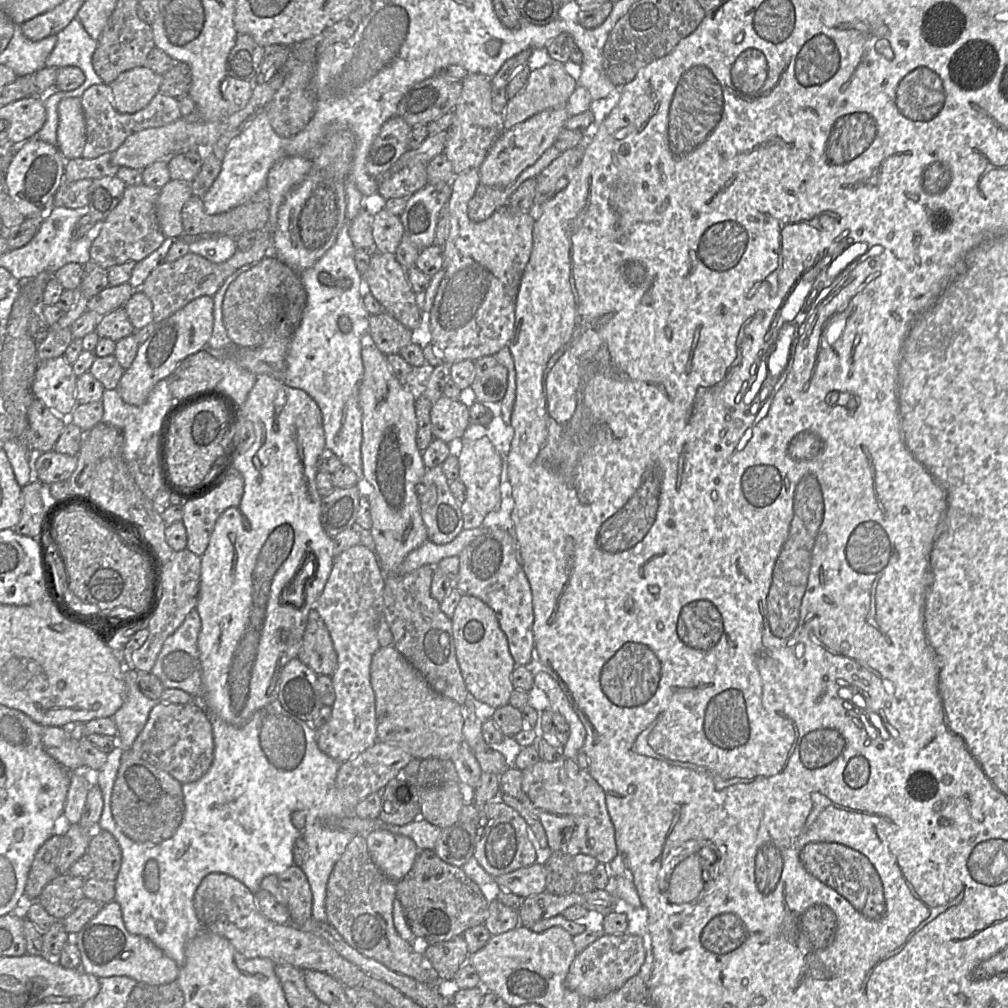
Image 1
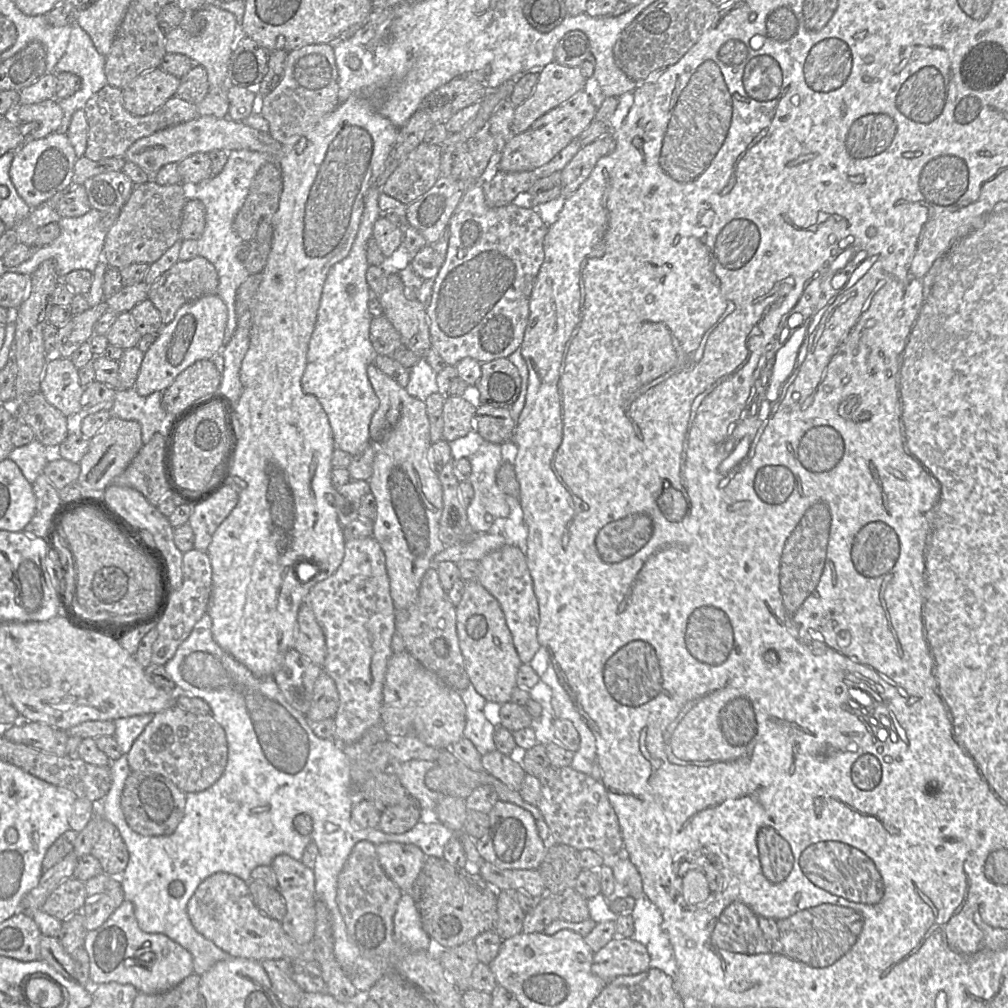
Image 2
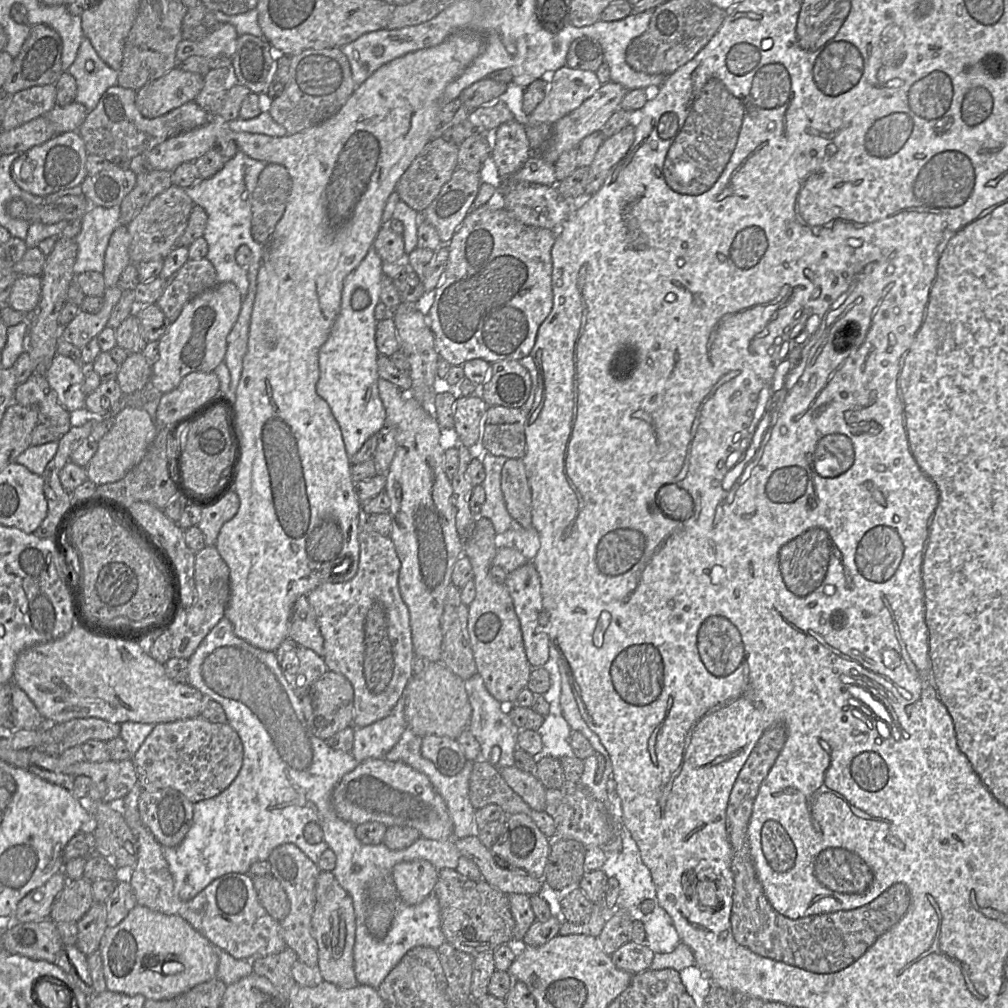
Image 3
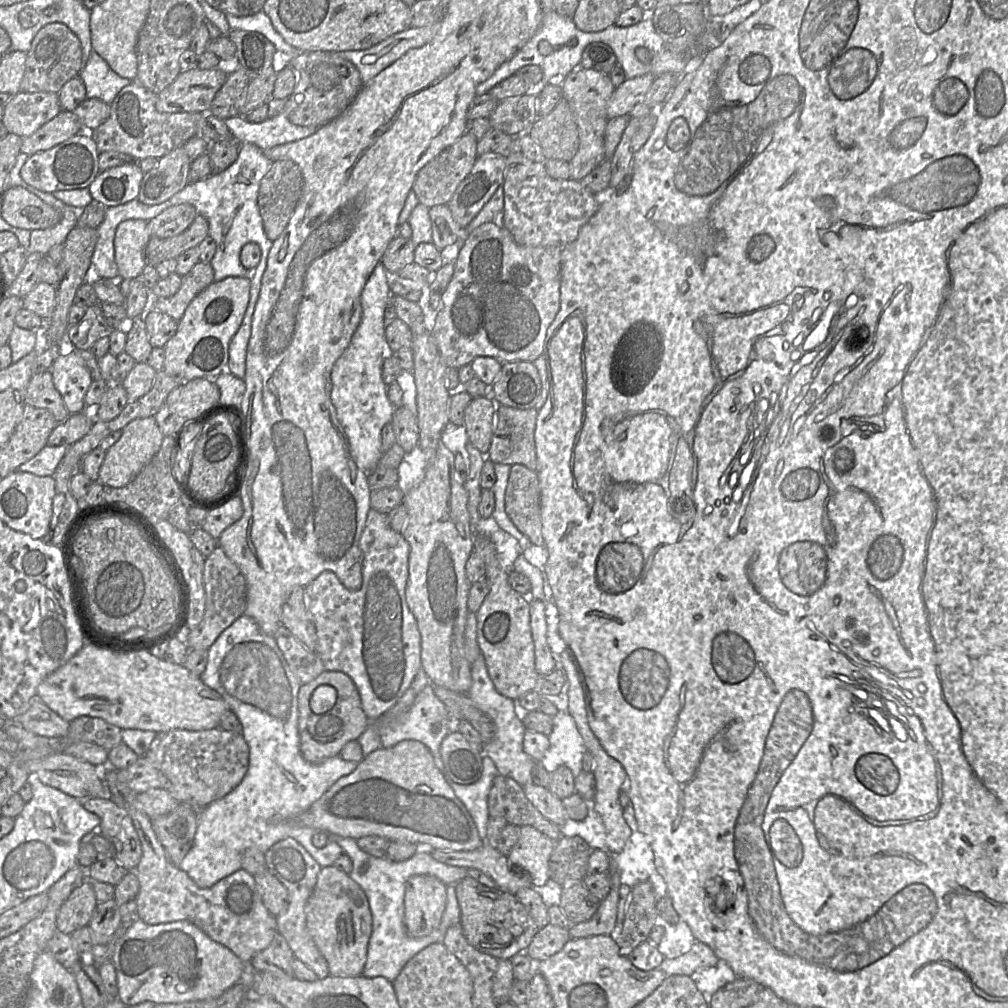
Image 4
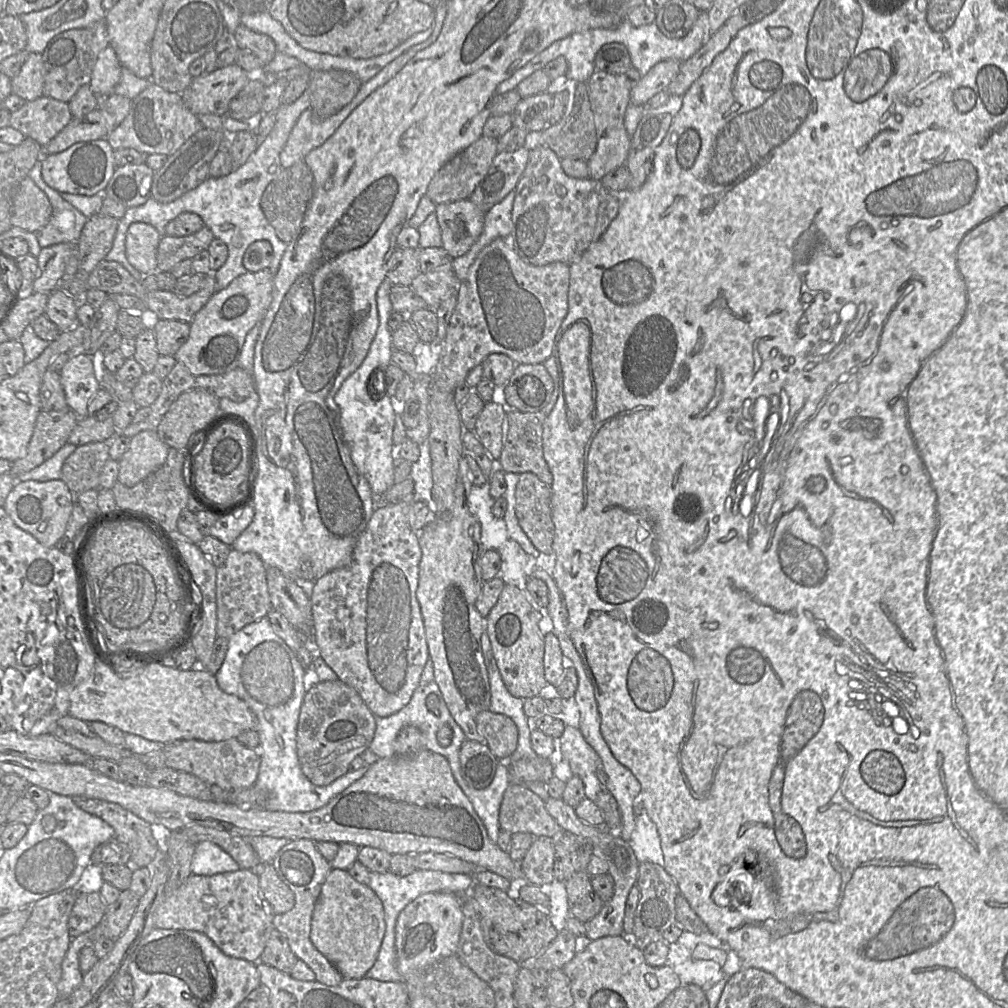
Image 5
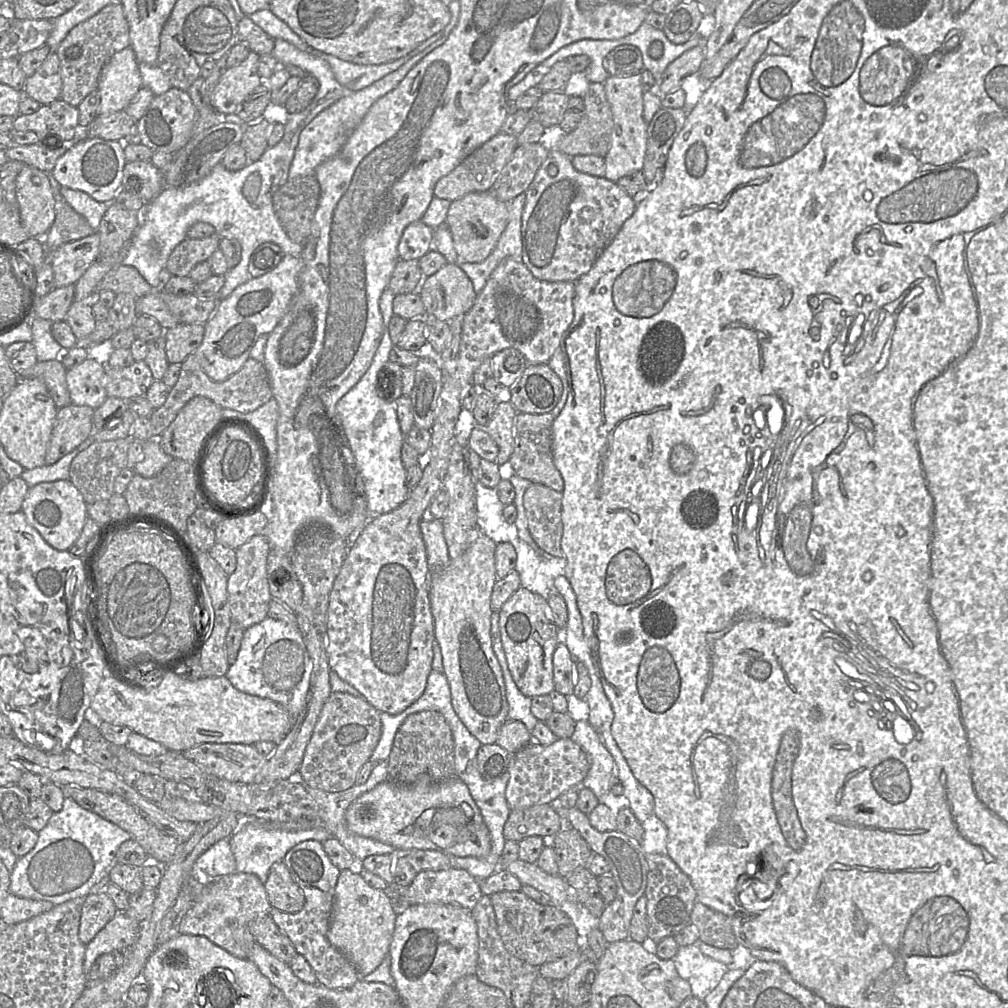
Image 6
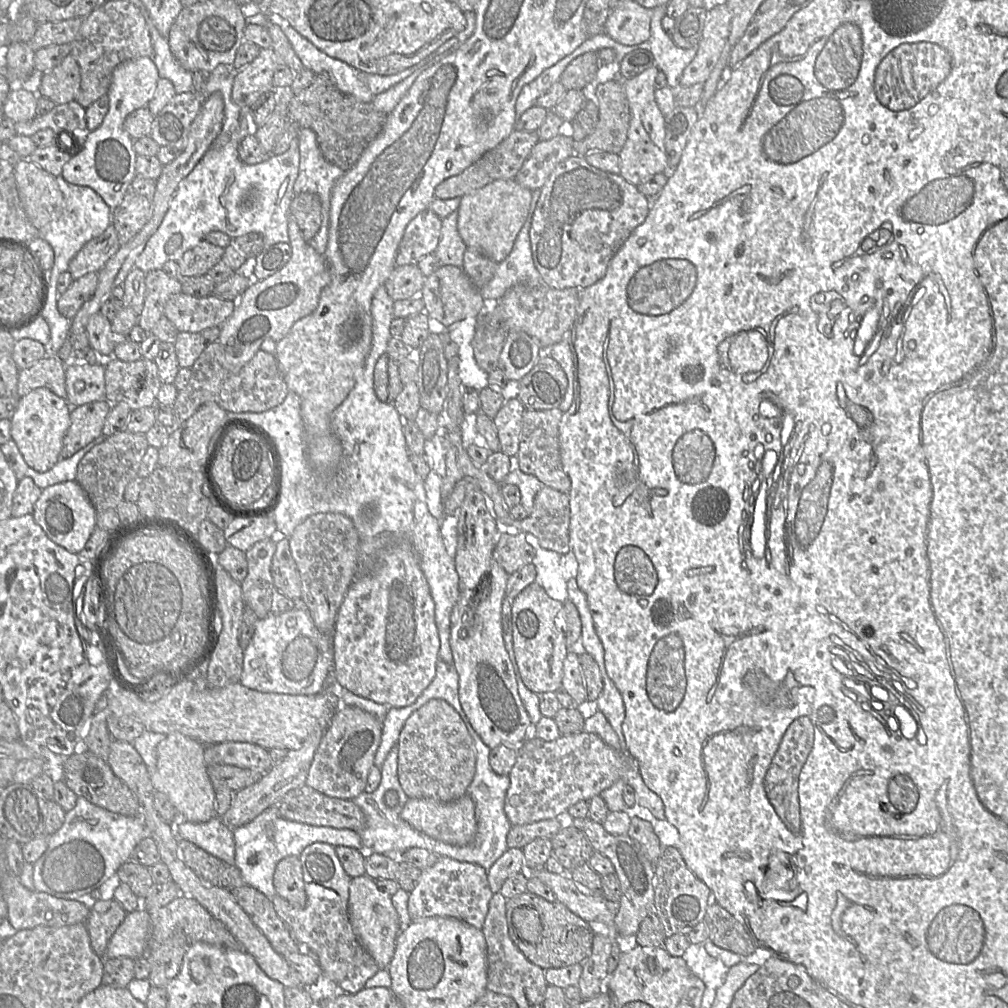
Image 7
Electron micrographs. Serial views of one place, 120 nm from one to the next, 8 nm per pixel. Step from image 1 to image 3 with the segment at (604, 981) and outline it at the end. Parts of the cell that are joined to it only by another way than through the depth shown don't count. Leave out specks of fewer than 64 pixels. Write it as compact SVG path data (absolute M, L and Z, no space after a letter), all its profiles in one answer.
M630 941L613 952L610 957L619 969L636 974L650 969L654 955L648 946Z

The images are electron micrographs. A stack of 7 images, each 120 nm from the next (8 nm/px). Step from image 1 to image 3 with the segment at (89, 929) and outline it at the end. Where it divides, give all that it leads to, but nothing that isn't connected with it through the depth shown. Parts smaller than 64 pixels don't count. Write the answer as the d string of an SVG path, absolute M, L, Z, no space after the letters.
M138 904L117 926L106 929L98 952L107 990L130 996L141 994L152 1000L172 999L200 983L216 978L219 960L217 947L182 917L165 915Z

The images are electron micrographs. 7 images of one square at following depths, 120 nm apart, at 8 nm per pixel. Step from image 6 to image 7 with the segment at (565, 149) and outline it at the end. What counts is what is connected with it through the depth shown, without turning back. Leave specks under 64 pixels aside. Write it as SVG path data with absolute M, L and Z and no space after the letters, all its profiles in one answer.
M621 80L600 84L596 90L599 120L595 130L582 141L574 141L574 155L589 152L620 153L628 135L631 113Z

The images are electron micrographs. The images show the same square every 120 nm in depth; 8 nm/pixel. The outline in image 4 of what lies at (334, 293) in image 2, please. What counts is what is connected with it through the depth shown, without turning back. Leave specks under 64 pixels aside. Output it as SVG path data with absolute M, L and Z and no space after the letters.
M378 264L369 276L361 293L362 318L355 330L351 341L342 355L335 361L331 370L332 389L330 392L331 401L336 409L337 417L342 424L351 454L357 466L364 472L374 470L383 454L381 445L382 428L390 423L396 407L390 402L387 396L387 385L382 379L382 365L387 354L391 354L385 338L384 311L389 305L391 292L389 289L389 274L383 264Z

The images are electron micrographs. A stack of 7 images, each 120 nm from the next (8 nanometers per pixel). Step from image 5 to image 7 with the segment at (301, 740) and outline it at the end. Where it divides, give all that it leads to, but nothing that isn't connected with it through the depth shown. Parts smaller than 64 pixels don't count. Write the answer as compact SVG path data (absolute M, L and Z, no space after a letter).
M340 705L315 752L306 785L330 797L354 799L365 791L381 737L382 722L374 715L353 706Z

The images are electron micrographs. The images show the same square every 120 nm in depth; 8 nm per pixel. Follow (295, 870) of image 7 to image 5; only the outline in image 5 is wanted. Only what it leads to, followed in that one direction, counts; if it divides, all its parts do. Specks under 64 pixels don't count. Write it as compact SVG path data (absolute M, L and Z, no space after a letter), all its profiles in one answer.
M271 864L261 865L256 871L259 875L261 894L270 905L275 914L283 914L290 911L295 905L293 891L278 876Z

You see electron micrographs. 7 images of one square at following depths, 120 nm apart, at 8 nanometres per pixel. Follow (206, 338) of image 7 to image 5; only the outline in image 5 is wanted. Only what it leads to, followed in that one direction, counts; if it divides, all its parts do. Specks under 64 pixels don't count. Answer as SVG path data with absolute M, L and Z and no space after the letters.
M149 318L148 328L154 332L159 355L164 356L174 356L190 334L190 323L177 320Z

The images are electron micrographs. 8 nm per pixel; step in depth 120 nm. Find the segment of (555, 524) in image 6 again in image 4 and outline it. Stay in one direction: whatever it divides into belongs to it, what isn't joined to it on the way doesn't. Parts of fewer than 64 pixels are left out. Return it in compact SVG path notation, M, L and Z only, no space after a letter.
M522 464L512 465L505 491L505 510L515 527L536 546L544 545L540 499L537 473Z

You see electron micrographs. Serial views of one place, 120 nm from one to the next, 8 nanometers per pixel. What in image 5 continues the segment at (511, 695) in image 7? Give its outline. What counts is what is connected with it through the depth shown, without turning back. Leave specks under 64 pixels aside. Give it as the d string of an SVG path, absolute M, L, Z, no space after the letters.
M463 457L459 461L450 514L442 516L436 513L418 532L422 556L416 597L424 622L429 657L433 663L434 681L466 738L485 743L476 724L478 714L489 710L491 701L489 674L481 648L486 620L476 609L476 600L484 583L479 561L485 550L480 541L481 526L468 505L470 490L469 467Z

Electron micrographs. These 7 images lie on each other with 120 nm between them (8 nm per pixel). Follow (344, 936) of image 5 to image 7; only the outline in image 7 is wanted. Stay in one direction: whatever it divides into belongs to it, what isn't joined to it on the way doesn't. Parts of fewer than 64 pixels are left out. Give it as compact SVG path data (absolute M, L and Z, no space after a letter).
M365 874L354 877L351 879L349 887L348 911L353 931L364 948L380 969L388 968L394 956L400 924L392 896L381 891L370 876Z

